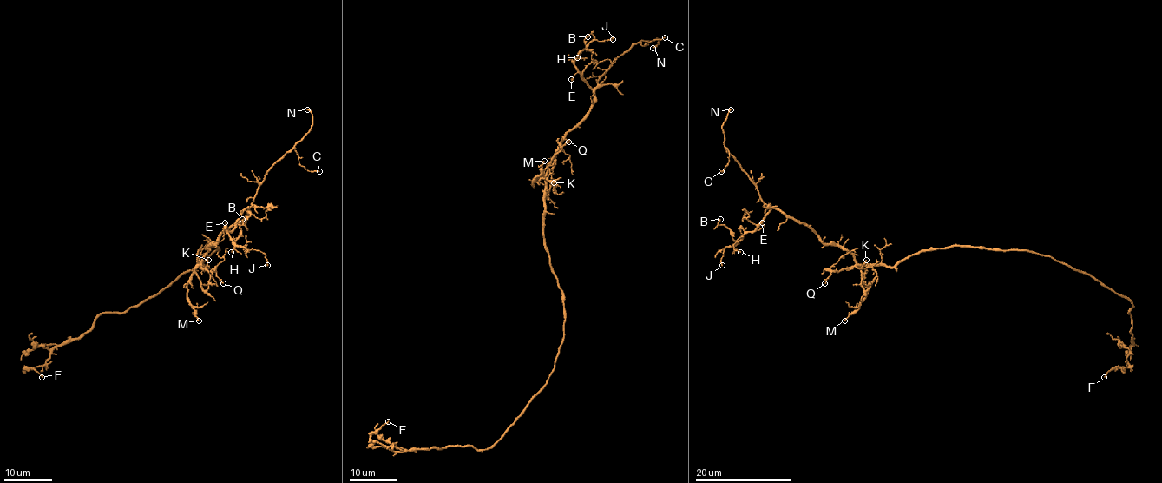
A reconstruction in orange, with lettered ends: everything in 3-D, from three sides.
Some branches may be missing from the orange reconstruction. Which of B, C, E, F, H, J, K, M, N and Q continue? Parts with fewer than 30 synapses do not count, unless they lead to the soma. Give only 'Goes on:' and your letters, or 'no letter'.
Goes on: N

